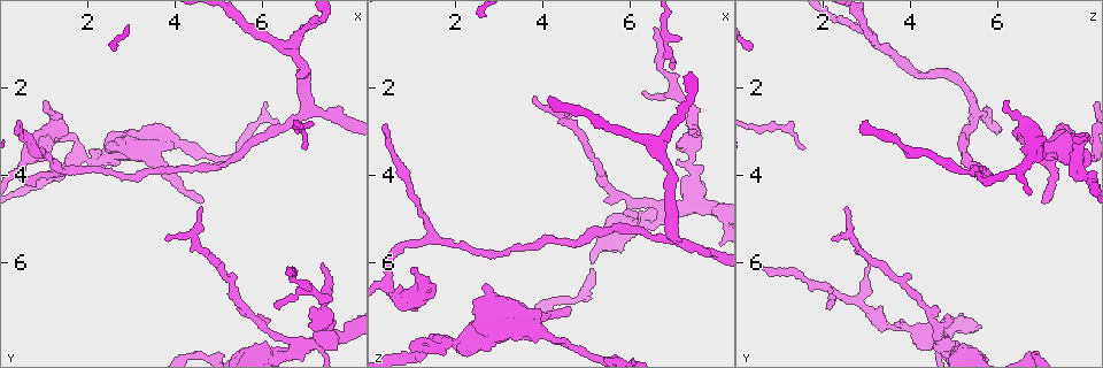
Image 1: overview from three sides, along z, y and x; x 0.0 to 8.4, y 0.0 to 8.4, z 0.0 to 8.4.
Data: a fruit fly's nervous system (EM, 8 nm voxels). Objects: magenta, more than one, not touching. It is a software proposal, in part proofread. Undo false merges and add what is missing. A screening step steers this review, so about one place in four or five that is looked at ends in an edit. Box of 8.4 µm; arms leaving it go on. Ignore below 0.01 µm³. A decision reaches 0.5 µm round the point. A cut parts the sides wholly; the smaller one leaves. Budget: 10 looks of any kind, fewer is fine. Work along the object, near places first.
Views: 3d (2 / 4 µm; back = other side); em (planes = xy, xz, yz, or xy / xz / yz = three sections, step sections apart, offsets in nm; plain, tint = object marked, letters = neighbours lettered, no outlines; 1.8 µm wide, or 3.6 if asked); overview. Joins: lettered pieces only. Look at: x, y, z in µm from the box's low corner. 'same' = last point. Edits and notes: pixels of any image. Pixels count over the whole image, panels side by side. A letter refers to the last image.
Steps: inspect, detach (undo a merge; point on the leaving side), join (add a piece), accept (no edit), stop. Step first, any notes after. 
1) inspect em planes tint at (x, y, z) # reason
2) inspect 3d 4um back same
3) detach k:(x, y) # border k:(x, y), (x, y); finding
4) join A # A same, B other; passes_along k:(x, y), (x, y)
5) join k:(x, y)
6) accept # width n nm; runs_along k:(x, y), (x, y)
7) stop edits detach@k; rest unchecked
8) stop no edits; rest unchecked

inspect 3d 2um at (2.40, 3.35, 6.85) # an open end

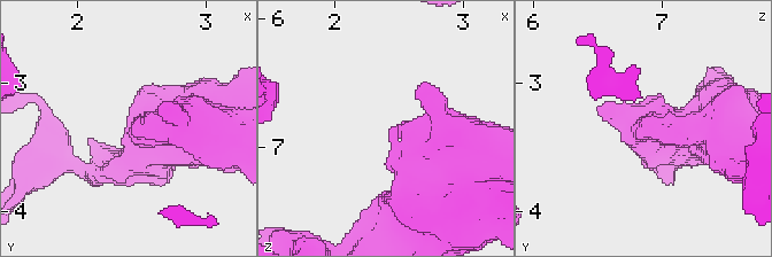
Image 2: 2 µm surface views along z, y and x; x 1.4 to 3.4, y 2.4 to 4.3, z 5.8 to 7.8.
inspect em planes tint at (2.42, 3.40, 6.88)

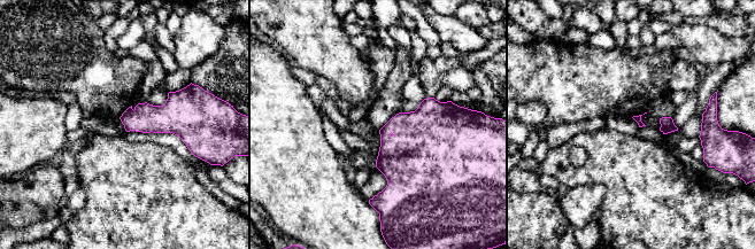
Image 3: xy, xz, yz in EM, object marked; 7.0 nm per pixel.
inspect em planes letters same # see the neighbours

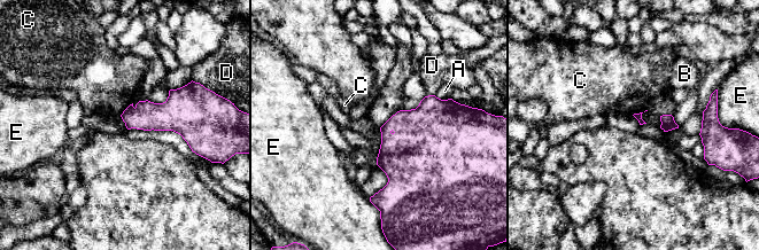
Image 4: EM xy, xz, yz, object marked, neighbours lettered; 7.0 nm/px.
accept # A other, B other, C other, D other, E other; no lettered piece goes on from it

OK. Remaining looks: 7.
inspect em xz step 4 tint at (1.45, 3.95, 5.50) # sharp bend

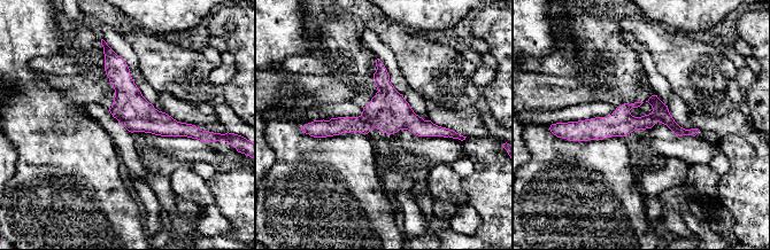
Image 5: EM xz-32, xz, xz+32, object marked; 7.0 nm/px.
inspect em planes tint same # another direction

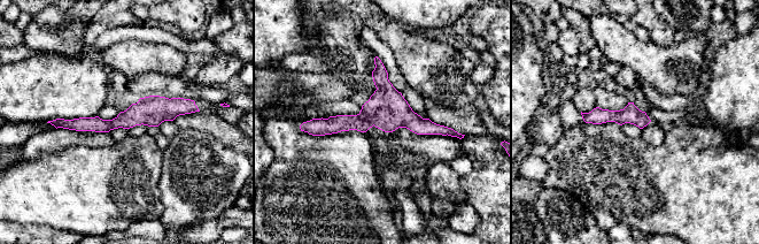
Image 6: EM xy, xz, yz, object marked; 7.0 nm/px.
inspect em planes letters same

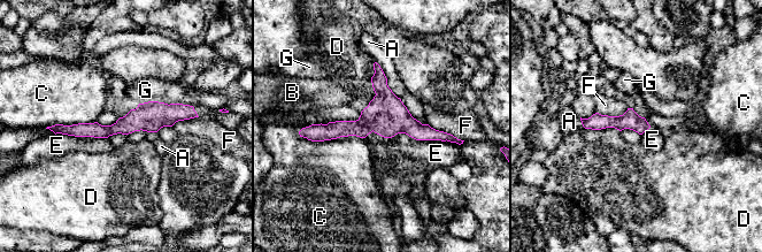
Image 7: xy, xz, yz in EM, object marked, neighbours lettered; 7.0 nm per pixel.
accept # A other, B other, C other, D other, E other, F other, G other; continuous, no second neuron

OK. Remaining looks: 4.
inspect 3d 2um at (6.90, 2.70, 5.40)

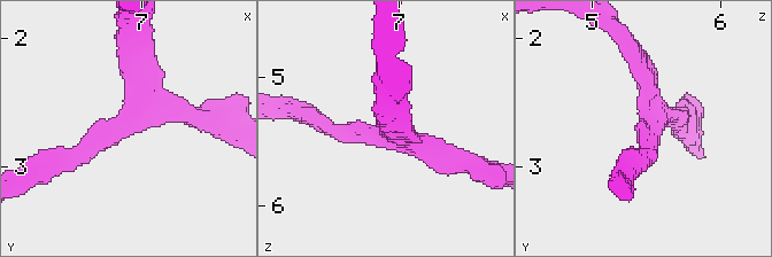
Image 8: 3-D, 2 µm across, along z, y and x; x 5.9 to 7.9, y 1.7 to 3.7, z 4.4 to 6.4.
inspect em xz step 16 tint at (6.90, 2.66, 5.44) # arms 3; shape alone is not enough

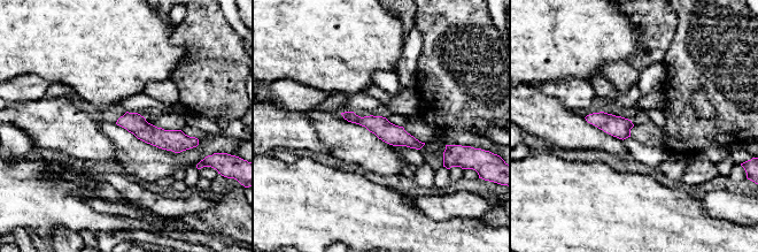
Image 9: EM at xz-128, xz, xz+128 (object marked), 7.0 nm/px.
inspect em xz step 16 letters same

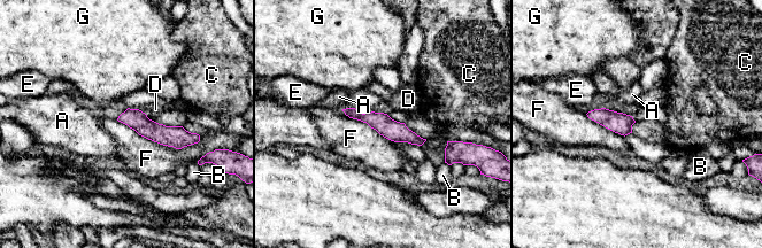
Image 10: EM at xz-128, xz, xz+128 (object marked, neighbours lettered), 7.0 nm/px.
accept # width 90 nm; A other, B other, C other, D other, E other, F other, G other; border 10:(116, 119), (176, 148), (200, 140); all the same neuron

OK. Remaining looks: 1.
stop no edits; rest unchecked

